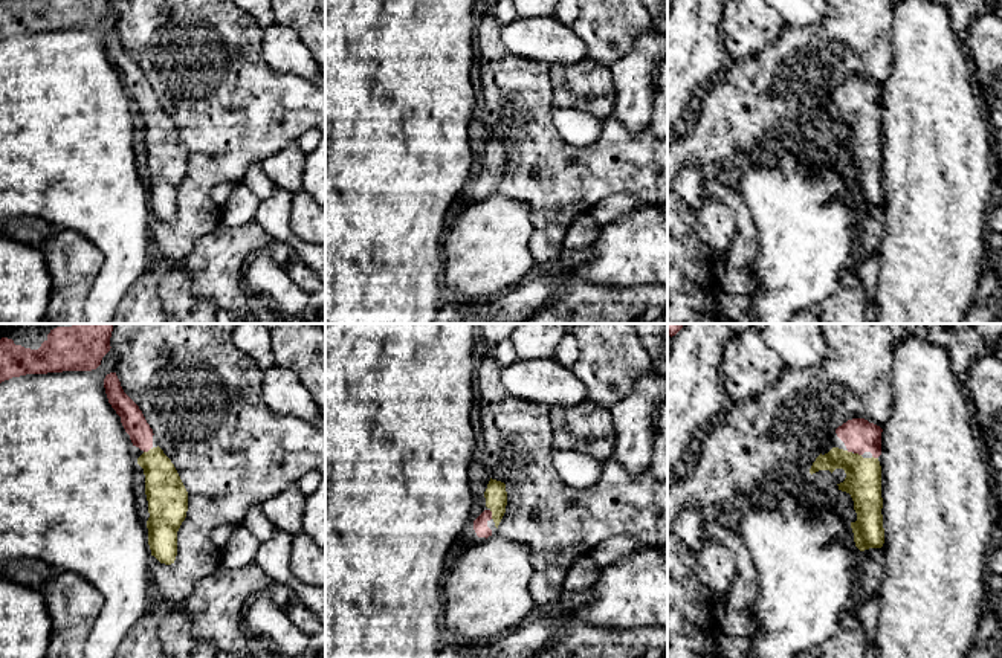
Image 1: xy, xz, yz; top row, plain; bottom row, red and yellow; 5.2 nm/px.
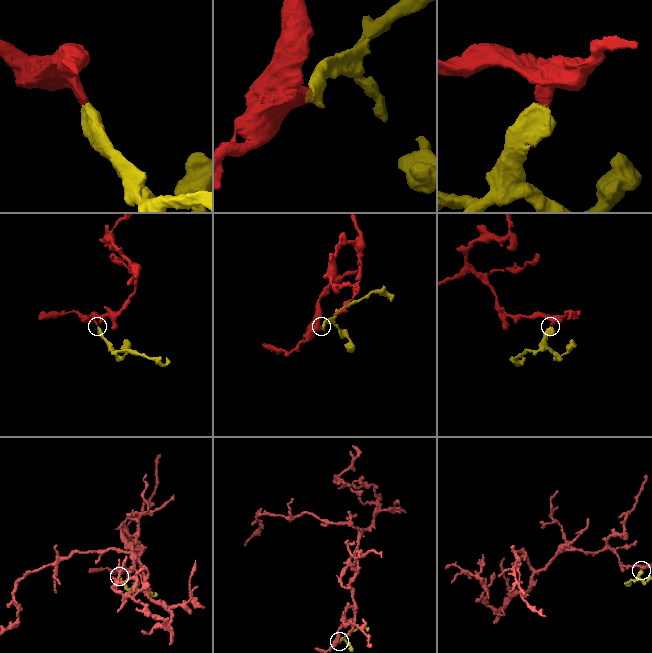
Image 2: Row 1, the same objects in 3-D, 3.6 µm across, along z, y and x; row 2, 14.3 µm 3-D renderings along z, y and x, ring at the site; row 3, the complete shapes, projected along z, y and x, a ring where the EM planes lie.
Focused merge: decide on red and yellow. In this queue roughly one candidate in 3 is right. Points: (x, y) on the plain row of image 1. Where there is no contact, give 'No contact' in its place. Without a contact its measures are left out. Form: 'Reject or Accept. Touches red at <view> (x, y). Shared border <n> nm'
Accept. Touches red at xz (491, 173). Shared border 50 nm

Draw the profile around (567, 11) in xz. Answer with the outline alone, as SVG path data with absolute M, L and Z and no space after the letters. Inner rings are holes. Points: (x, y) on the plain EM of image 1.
M559 0L554 17L567 26L571 26L579 14L577 0Z

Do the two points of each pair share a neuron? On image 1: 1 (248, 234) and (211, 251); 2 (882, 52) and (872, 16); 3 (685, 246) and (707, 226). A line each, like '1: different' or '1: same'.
1: same
2: same
3: different

